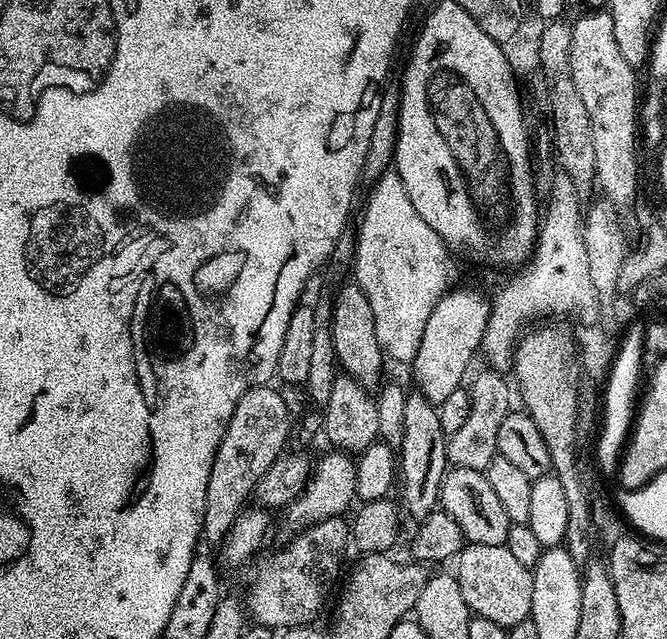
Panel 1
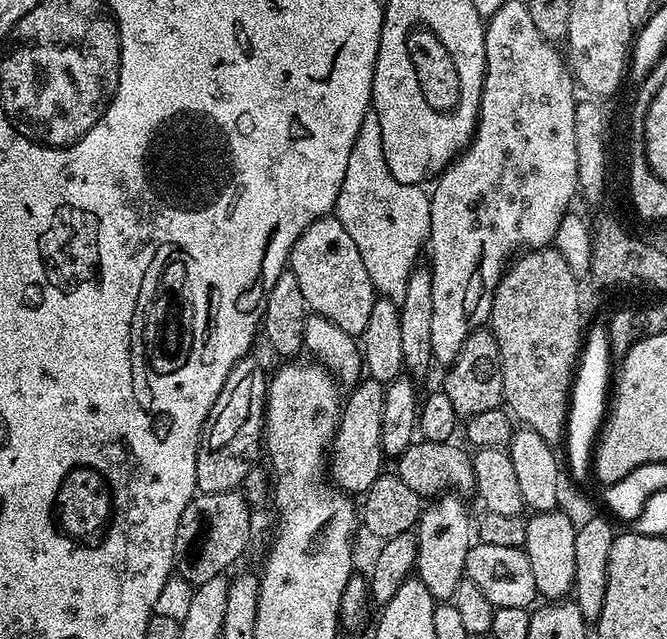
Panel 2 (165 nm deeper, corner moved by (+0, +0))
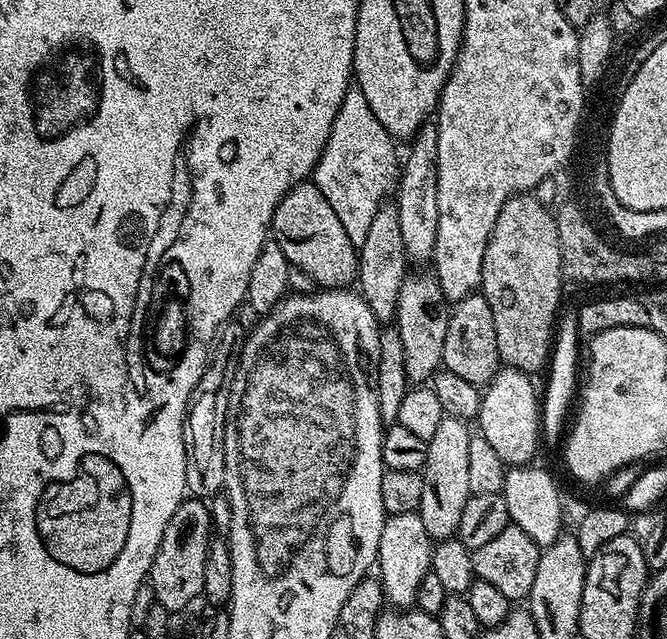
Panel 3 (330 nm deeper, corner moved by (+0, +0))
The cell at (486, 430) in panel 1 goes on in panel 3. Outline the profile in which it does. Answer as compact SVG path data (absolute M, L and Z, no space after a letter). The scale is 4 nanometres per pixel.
M473 294L455 301L446 326L446 346L442 346L443 367L458 374L466 382L477 386L487 386L502 367L498 354L498 338L494 330L494 314L490 302L483 294Z

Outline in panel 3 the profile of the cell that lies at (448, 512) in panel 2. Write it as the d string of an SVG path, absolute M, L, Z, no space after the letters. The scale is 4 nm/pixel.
M445 416L442 426L438 426L434 438L426 442L424 450L424 467L422 475L422 502L418 509L422 518L422 526L439 542L456 536L462 522L462 510L466 510L466 502L472 495L469 481L468 450L473 433L469 425L452 416Z

